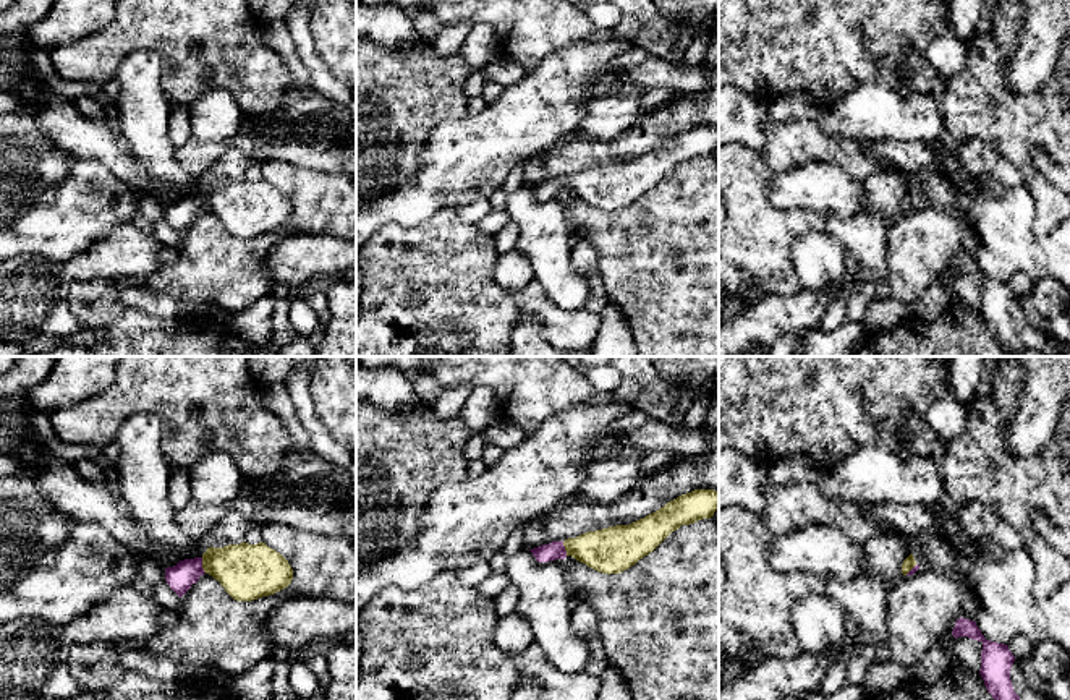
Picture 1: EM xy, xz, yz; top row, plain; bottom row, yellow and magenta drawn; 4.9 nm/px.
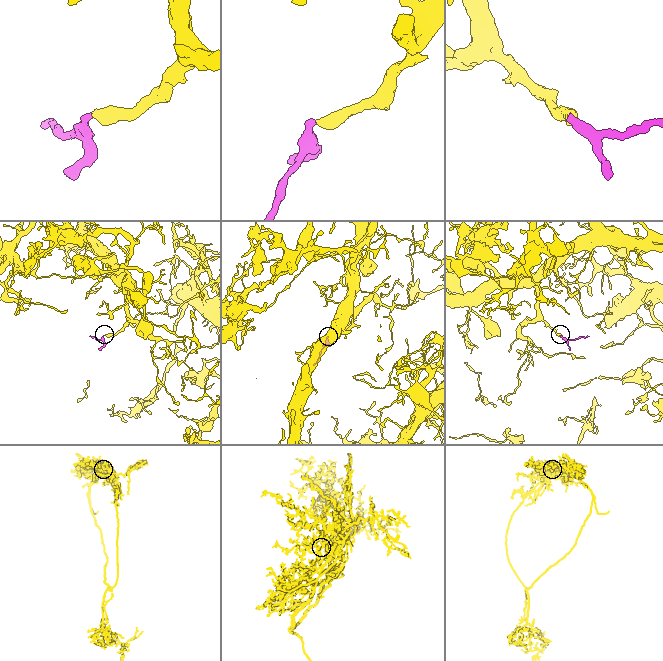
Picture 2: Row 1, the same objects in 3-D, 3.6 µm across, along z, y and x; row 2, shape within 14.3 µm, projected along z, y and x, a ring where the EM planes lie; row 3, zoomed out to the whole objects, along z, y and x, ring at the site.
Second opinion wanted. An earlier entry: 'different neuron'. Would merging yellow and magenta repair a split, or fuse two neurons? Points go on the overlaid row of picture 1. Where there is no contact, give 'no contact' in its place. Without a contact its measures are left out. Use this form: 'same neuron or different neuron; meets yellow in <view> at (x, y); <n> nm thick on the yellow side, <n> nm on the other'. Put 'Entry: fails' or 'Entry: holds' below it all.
same neuron; meets yellow in xy at (203, 566); 280 nm thick on the yellow side, 140 nm on the other
Entry: fails

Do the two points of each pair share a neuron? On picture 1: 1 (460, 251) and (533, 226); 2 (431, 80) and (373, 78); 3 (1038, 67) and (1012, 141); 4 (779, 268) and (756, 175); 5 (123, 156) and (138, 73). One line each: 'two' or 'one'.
1: two
2: one
3: two
4: one
5: two

